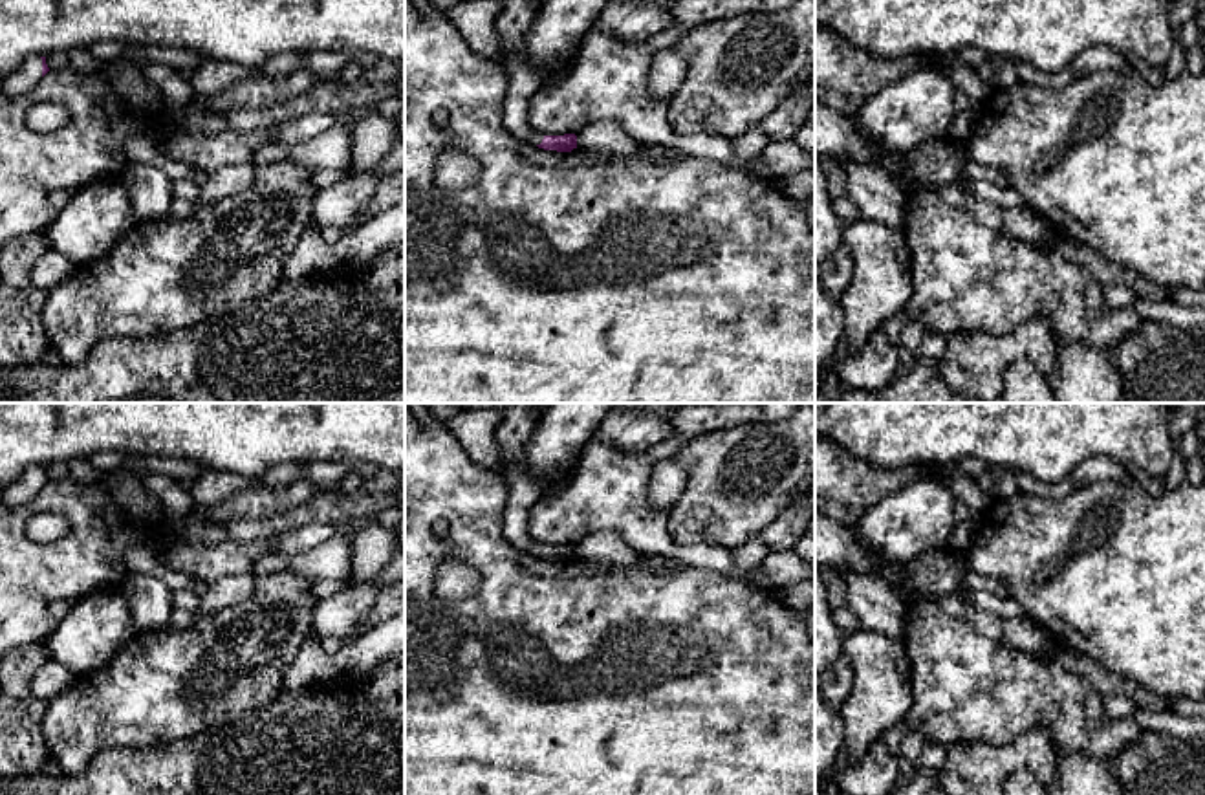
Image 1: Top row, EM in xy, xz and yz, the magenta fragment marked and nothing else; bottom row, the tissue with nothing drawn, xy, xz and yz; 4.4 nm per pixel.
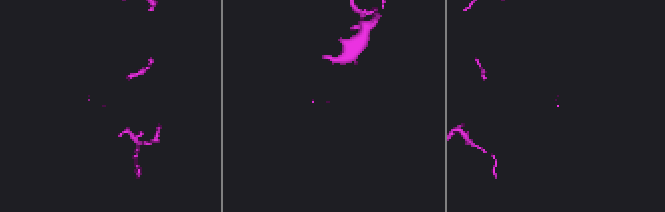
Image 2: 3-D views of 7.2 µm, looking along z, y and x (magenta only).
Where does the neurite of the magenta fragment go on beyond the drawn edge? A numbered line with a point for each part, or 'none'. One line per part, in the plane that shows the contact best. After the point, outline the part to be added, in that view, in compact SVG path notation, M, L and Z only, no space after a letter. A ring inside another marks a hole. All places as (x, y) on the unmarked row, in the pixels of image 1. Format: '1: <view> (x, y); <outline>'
1: xy (28, 484); M29 465L24 473L7 487L4 487L0 502L5 506L29 504L42 489L42 469L40 465Z

